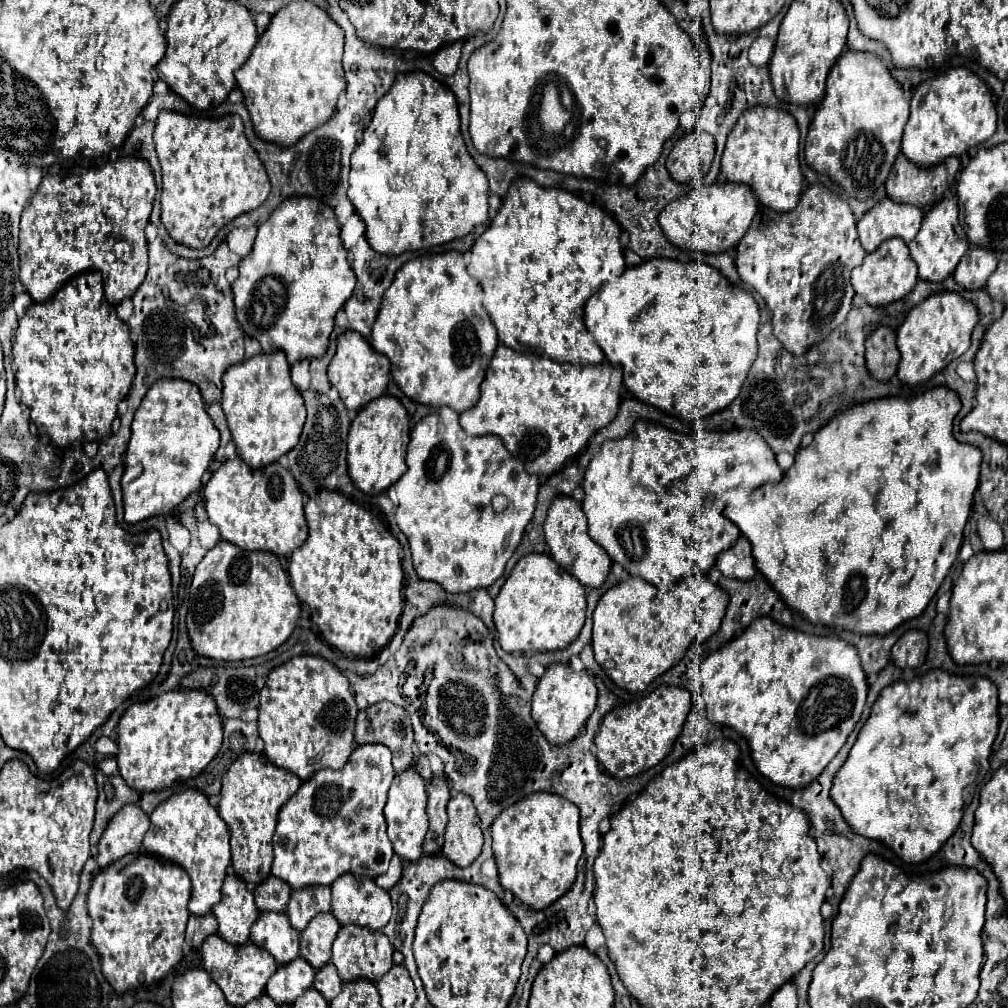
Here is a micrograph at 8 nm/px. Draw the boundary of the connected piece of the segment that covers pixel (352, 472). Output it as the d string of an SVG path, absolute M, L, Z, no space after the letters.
M395 396L375 398L357 412L355 420L351 422L347 444L349 476L357 488L367 494L379 494L399 480L399 476L407 470L405 450L409 444L409 432L409 414Z

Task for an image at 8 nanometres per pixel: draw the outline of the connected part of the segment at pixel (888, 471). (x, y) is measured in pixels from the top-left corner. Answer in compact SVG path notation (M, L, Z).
M945 386L934 387L925 394L915 394L911 398L889 396L889 398L875 398L853 404L815 432L811 446L797 452L795 464L783 474L781 482L769 482L757 488L739 486L725 492L727 506L723 508L723 515L733 520L733 524L739 528L739 536L751 542L757 570L783 596L783 600L791 608L799 610L809 622L825 626L841 626L845 630L865 636L871 634L885 636L905 620L911 620L925 612L927 604L939 590L943 578L947 576L949 568L953 566L959 554L959 546L963 542L963 530L973 504L973 494L979 486L979 466L981 466L979 448L973 444L957 442L953 436L953 418L959 414L959 410L961 410L959 396Z

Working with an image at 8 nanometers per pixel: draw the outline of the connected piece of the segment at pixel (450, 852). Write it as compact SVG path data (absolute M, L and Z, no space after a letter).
M457 794L447 804L447 830L443 856L457 866L469 866L481 854L483 834L471 796Z

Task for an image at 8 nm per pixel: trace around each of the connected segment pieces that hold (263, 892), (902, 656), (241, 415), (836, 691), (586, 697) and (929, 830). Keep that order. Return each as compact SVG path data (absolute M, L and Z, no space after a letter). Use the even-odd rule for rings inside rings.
M267 876L257 888L255 888L255 904L261 912L285 912L289 896L291 896L291 886L277 876Z
M921 630L905 632L891 650L891 660L899 668L917 668L923 664L927 654L927 634Z
M281 350L271 354L261 352L227 368L223 374L223 412L237 446L237 454L249 468L263 468L287 454L301 436L305 404L301 392L291 382L285 354Z
M759 616L755 618L743 632L743 636L727 642L723 648L715 650L713 654L709 654L705 658L705 662L701 664L701 680L703 680L703 700L705 700L705 708L707 708L707 718L715 724L723 724L723 726L731 726L735 728L739 734L743 734L749 740L751 752L753 752L753 762L757 764L757 770L769 778L773 784L779 786L789 786L789 788L803 788L809 782L813 782L823 770L825 766L833 760L833 756L841 750L841 746L845 744L847 736L853 732L855 724L861 718L863 706L865 706L865 698L867 698L867 676L861 668L861 660L857 650L847 644L841 638L831 638L831 636L811 636L811 634L803 634L799 630L789 630L783 628L781 624L777 624L775 620L771 620L769 616Z
M555 662L547 666L545 674L537 682L531 716L551 744L565 744L571 738L575 738L575 734L579 734L579 728L595 710L595 702L597 702L595 680L585 670L575 672L567 664Z
M934 669L910 681L893 682L883 688L873 704L869 720L833 780L831 798L855 832L885 842L905 862L923 862L933 856L959 826L965 808L963 792L975 782L979 768L987 768L997 730L999 700L997 688L989 678L955 676Z

